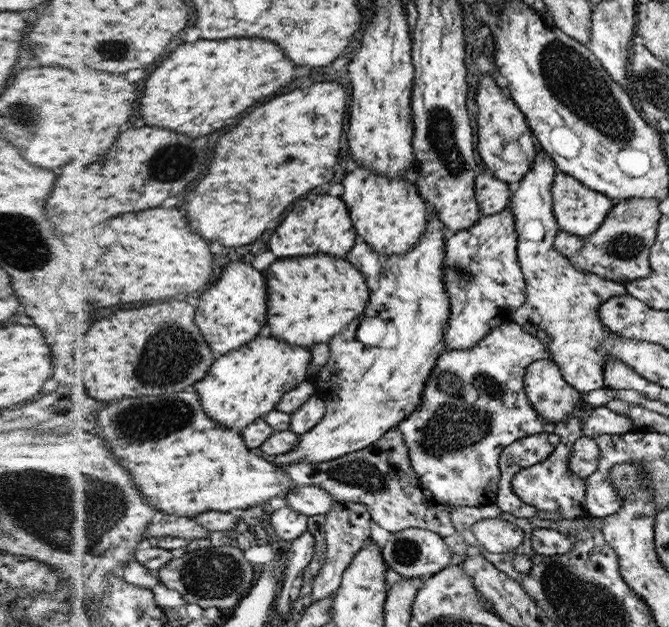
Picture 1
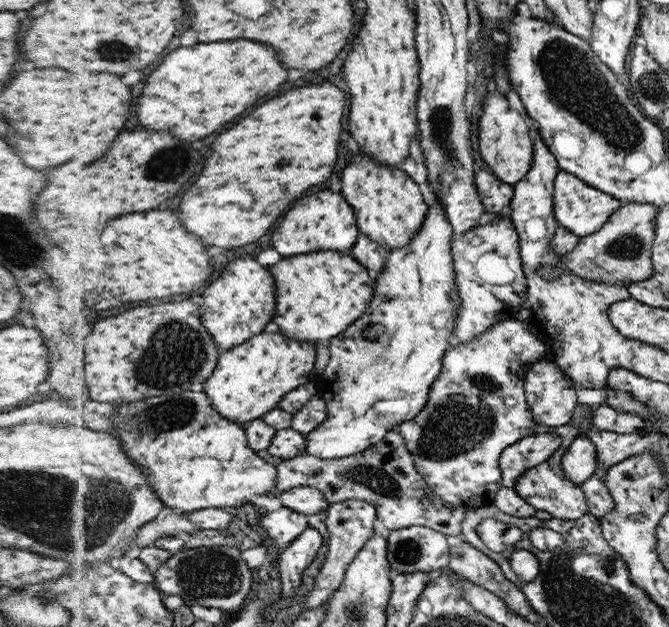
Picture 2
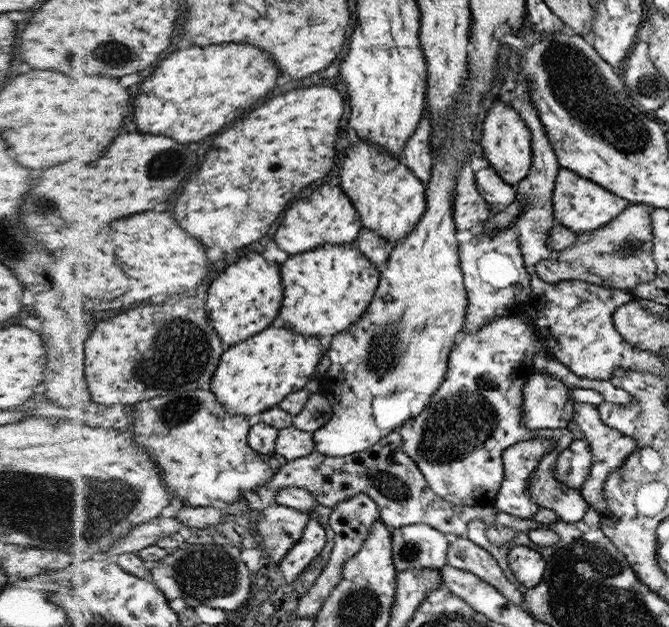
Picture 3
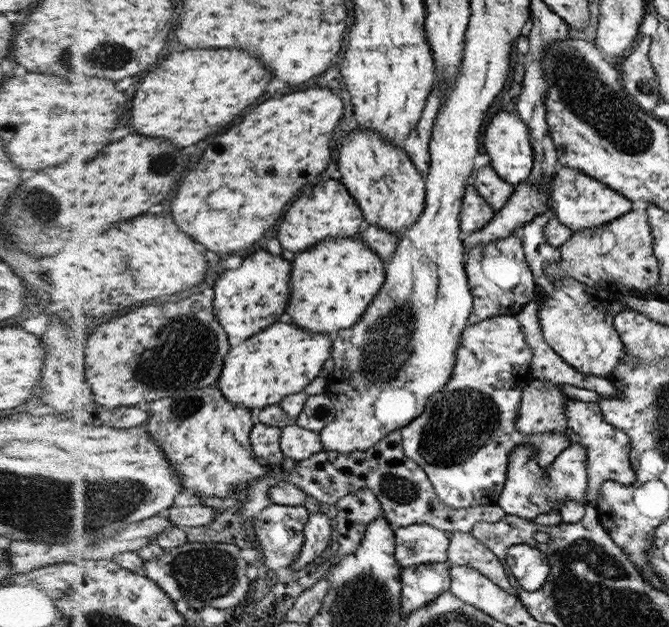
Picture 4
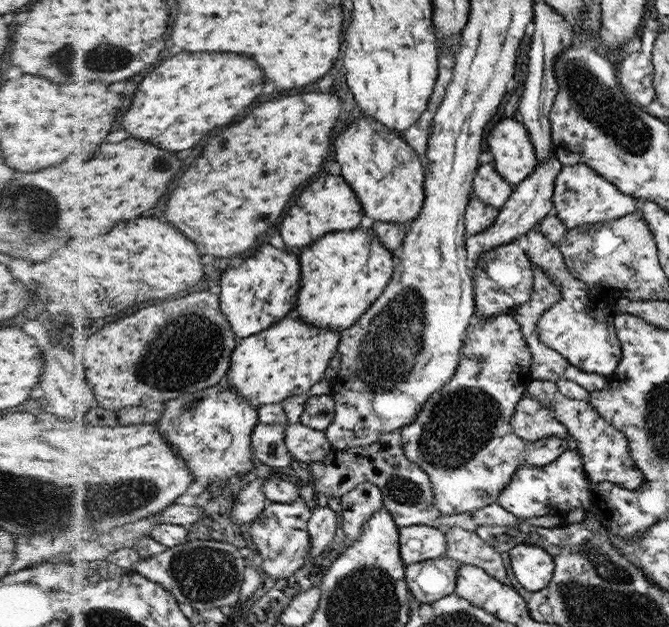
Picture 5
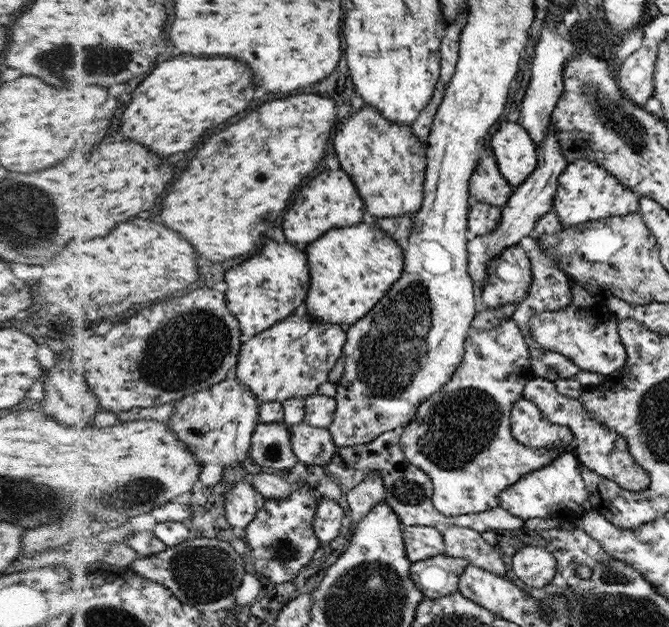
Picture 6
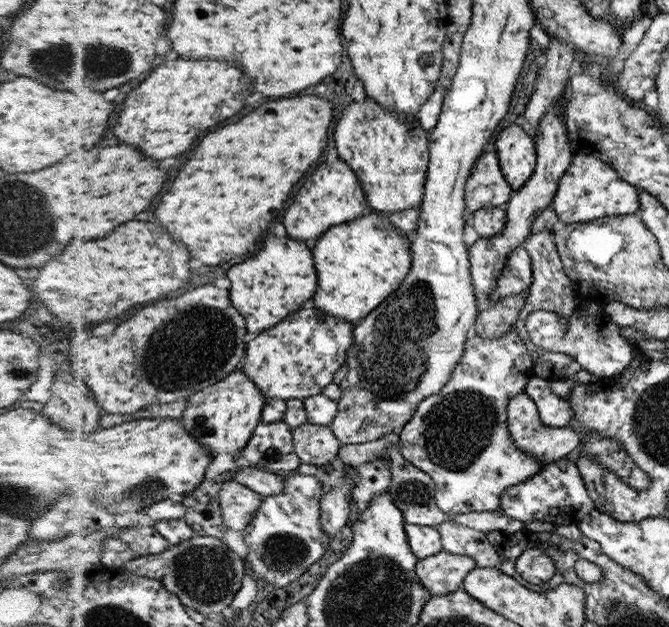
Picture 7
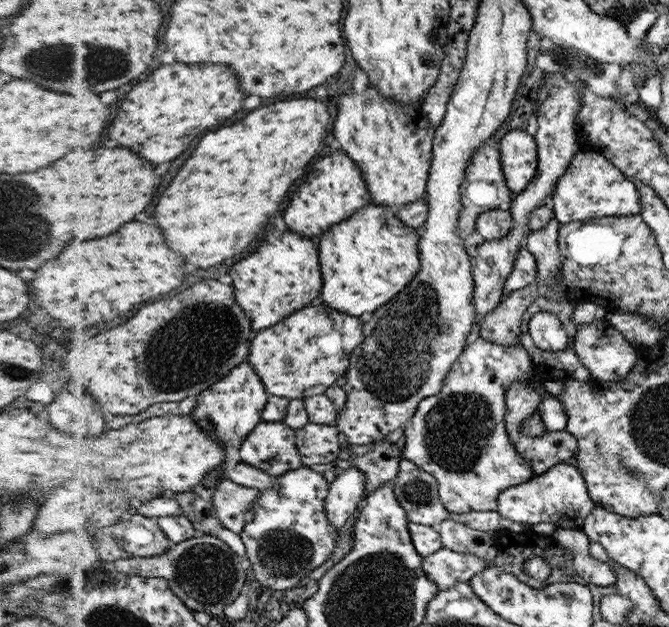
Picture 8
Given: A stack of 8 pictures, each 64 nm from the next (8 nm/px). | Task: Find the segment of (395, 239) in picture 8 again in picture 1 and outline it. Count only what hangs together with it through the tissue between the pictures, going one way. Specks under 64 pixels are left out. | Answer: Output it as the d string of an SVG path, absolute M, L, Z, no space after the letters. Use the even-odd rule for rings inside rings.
M315 254L314 256L294 257L276 260L270 264L266 273L269 275L270 285L270 316L268 325L272 336L280 341L292 345L310 348L316 343L332 341L349 324L355 322L365 312L370 300L370 289L366 285L365 275L345 258L334 257L329 254Z

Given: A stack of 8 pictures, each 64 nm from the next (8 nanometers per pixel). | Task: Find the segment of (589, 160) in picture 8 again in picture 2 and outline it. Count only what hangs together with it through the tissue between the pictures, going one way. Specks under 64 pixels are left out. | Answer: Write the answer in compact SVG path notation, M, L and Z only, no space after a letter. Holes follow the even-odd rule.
M560 171L557 174L553 190L553 210L556 213L557 223L579 237L601 230L624 203L621 199L606 194L606 191L590 186L575 174L566 171Z

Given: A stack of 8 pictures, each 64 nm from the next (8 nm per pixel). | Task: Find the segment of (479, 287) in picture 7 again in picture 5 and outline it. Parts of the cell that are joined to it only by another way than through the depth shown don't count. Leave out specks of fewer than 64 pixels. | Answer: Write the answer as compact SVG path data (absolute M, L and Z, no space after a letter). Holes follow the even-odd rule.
M554 155L553 158L547 158L545 162L539 163L530 173L530 176L526 177L520 185L517 185L517 189L509 196L509 200L499 209L497 222L494 222L489 230L471 235L470 239L466 241L471 266L477 265L478 258L482 254L490 252L490 250L494 250L498 246L508 244L508 242L518 240L520 236L532 231L542 218L553 213L553 194L556 188L556 178L562 168L562 162L559 162Z

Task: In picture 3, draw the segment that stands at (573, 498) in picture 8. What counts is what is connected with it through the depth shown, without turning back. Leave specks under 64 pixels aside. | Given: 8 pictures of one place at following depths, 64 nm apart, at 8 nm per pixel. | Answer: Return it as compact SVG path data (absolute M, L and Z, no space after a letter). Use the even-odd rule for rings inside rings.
M532 438L532 440L512 445L510 450L506 450L506 482L502 481L502 494L497 494L495 504L500 511L522 519L533 519L541 506L530 495L530 478L533 477L533 472L537 469L542 457L554 449L554 443L556 442L546 438ZM578 439L570 450L562 453L558 474L566 486L572 490L580 491L584 481L589 480L590 473L593 472L593 451L590 450L590 442Z

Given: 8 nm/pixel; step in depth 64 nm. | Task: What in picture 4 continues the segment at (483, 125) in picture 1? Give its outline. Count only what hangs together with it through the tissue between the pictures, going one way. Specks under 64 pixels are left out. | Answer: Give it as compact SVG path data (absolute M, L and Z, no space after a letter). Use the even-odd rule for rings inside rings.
M501 109L490 122L488 128L484 132L484 149L486 154L490 156L493 169L506 182L519 185L528 180L533 172L533 162L535 152L533 151L532 136L529 134L529 128L525 122L516 114Z

